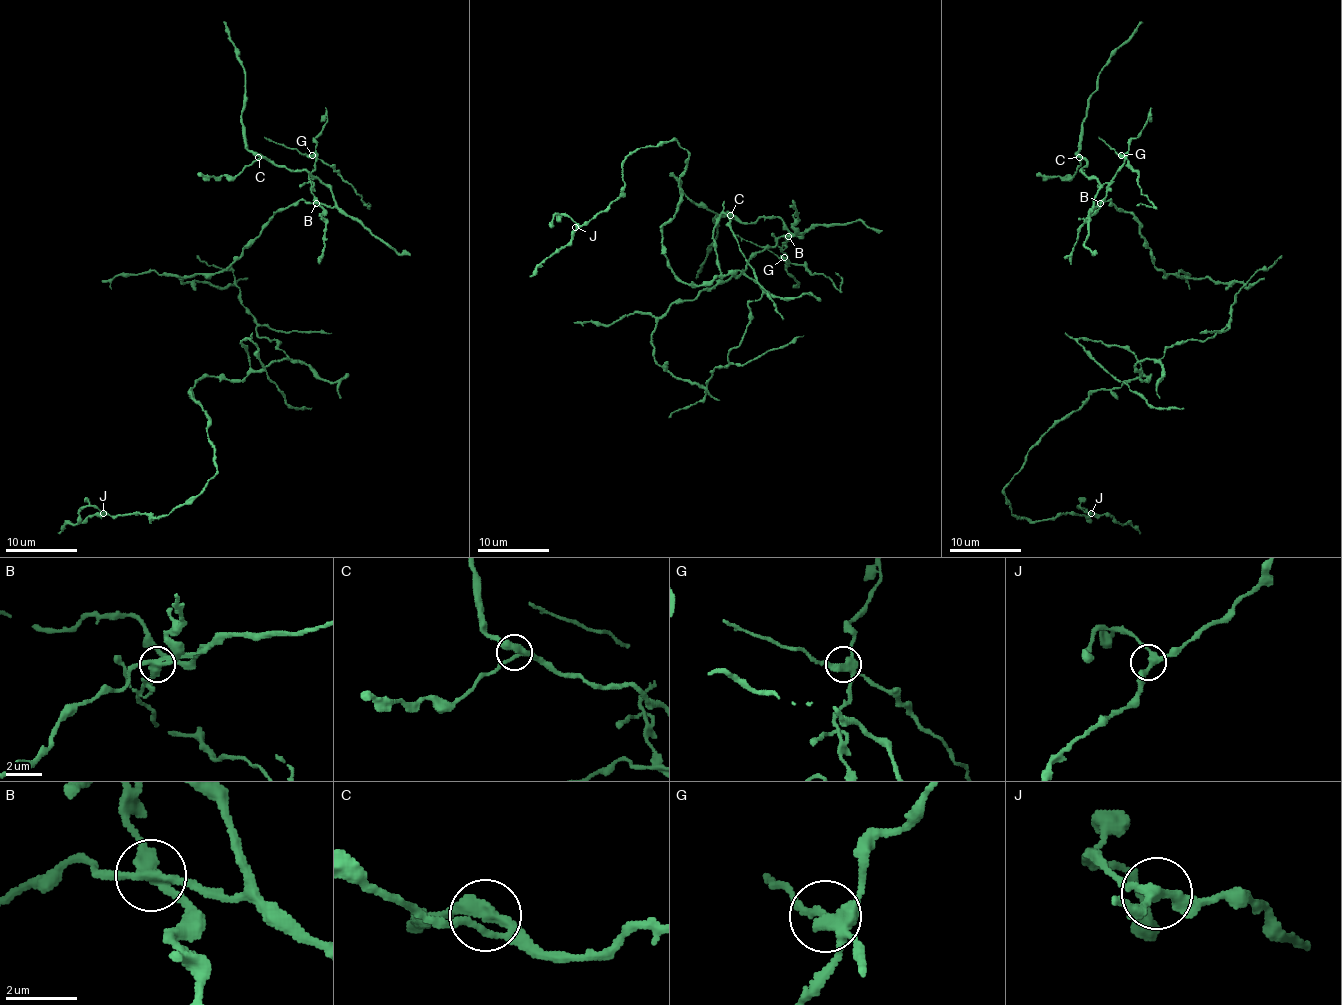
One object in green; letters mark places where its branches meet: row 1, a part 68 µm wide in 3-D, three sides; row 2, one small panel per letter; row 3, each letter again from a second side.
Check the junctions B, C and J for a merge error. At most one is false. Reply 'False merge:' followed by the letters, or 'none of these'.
False merge: B

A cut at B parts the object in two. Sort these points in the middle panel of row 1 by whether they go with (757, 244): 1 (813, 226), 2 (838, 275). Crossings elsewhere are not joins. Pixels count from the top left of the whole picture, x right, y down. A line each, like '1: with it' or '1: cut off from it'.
1: cut off from it
2: with it

